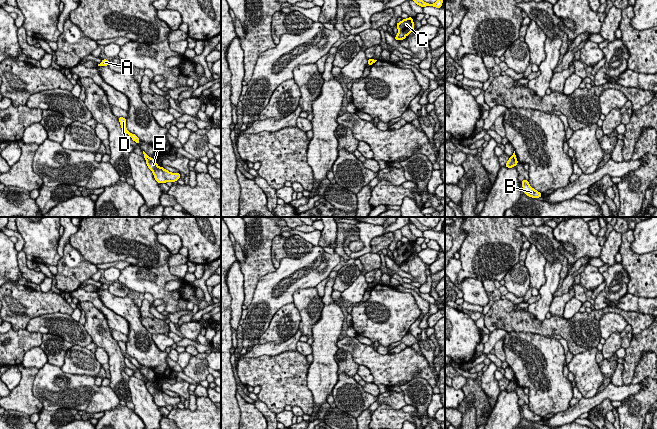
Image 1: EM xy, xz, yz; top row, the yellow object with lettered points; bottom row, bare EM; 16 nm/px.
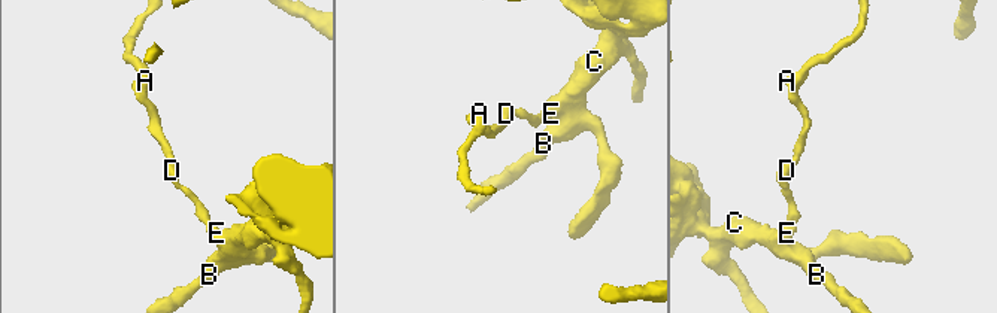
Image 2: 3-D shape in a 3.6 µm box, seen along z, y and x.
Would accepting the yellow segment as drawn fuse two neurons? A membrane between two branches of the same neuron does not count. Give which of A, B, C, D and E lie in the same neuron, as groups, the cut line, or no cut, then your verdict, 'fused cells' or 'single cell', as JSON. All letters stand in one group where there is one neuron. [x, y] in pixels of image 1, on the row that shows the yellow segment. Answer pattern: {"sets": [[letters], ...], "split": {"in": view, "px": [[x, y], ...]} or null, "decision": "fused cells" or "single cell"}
{"sets": [["A", "D"], ["B", "C", "E"]], "split": {"in": "xz", "px": [[371, 59], [372, 63]]}, "decision": "fused cells"}

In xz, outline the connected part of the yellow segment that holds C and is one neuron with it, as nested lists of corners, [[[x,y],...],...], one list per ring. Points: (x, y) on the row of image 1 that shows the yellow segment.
[[[412,17],[402,19],[401,22],[396,24],[398,28],[398,34],[396,37],[394,37],[396,41],[404,40],[407,35],[409,35],[413,30],[415,30],[414,22],[412,19]]]

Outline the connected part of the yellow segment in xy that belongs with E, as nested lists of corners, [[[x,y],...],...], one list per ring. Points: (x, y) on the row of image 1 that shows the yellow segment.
[[[146,158],[146,164],[148,168],[153,172],[154,178],[158,183],[166,183],[168,181],[175,182],[181,177],[179,172],[171,173],[163,167],[159,167],[157,163],[154,161],[154,158]]]

